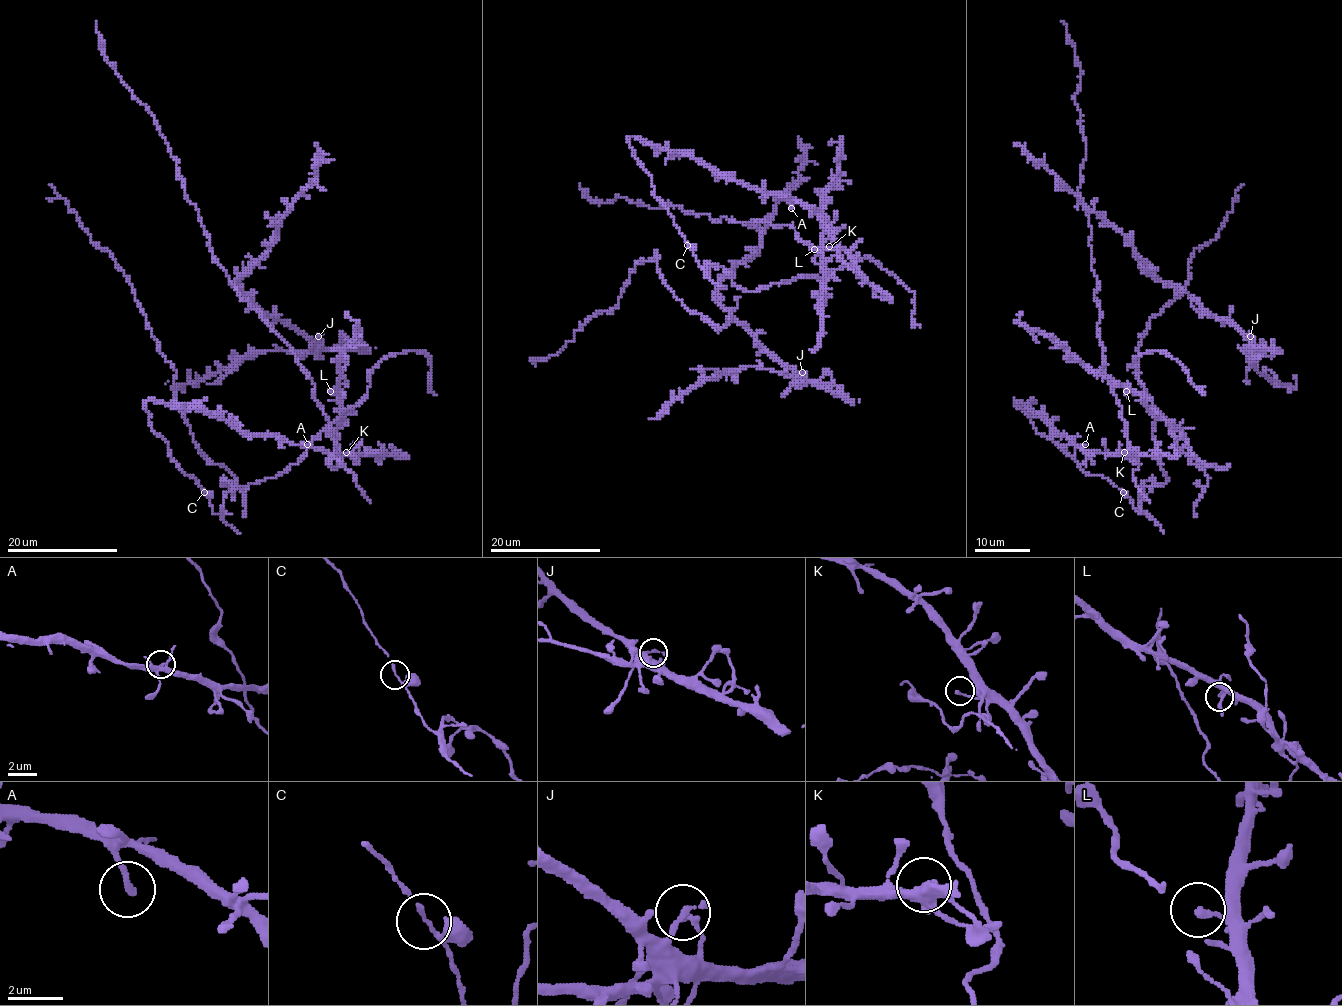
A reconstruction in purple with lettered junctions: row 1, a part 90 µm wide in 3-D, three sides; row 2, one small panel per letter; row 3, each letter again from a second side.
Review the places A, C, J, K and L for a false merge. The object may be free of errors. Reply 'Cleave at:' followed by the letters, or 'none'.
Cleave at: none

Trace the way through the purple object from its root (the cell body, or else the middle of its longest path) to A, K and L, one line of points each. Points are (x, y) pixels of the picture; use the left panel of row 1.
A: (219, 418), (249, 433), (272, 434), (295, 444), (307, 444)
K: (219, 418), (249, 433), (272, 434), (295, 444), (329, 452), (353, 454), (346, 452)
L: (219, 418), (145, 401), (151, 429), (214, 514), (227, 492), (299, 461), (340, 416), (340, 394), (331, 391)

